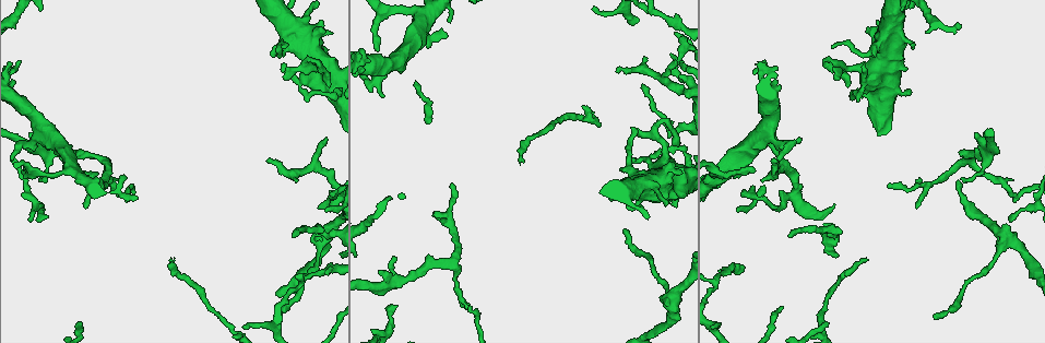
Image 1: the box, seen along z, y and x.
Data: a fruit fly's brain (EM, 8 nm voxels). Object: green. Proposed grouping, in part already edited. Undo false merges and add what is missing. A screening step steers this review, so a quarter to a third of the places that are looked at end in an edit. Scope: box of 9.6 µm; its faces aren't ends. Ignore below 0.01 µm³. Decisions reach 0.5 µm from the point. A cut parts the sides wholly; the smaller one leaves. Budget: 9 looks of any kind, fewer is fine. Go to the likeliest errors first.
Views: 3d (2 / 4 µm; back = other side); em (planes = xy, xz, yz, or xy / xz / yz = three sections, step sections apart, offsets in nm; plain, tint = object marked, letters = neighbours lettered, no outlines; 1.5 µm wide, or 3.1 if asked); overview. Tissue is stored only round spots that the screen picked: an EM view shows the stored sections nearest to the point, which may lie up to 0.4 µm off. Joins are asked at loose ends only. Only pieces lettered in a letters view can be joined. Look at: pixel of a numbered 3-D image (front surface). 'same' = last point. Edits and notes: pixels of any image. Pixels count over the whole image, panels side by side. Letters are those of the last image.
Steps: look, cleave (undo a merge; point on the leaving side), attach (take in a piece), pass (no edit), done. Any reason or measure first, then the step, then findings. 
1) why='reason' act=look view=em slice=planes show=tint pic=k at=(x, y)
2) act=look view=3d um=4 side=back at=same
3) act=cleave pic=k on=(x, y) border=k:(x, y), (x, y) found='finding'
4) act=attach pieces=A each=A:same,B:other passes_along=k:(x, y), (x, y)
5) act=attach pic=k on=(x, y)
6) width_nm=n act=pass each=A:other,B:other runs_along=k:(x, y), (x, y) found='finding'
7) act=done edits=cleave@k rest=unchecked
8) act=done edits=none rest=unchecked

why='branch stops here' act=look view=em slice=yz step=8 show=tint pic=1 at=(762, 62)

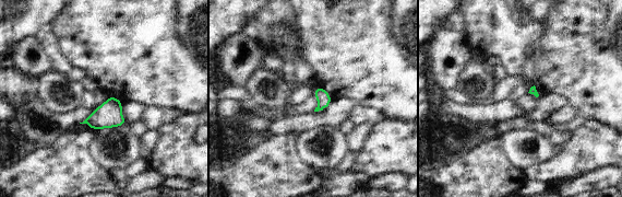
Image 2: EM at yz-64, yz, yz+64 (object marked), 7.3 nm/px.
act=look view=em slice=planes show=letters at=same

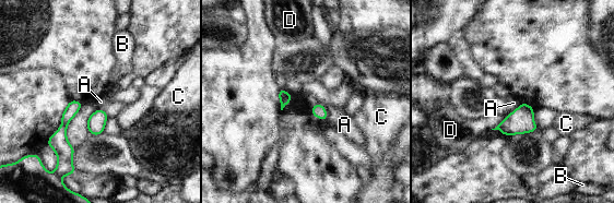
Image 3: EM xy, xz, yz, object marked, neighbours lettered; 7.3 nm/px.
longest_contact=D:170nm act=pass each=A:other,B:other,C:other,D:other found='none of them fits'

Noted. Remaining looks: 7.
why='an open end' act=look view=3d um=4 pic=1 at=(48, 217)

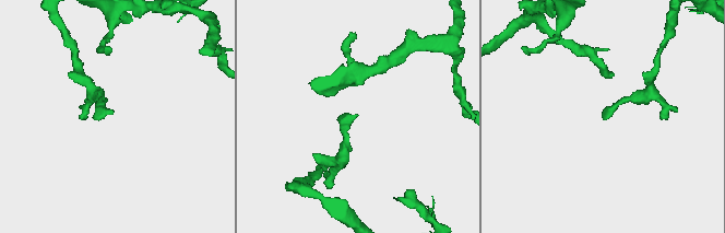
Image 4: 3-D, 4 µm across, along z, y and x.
act=look view=em slice=planes show=tint pic=4 at=(356, 116)

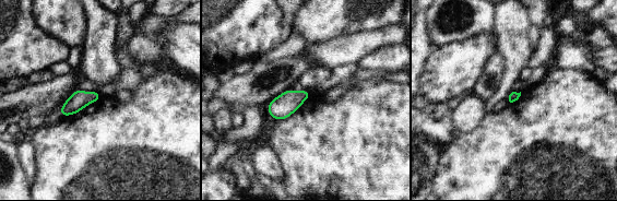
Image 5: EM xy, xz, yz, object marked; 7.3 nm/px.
act=look view=em slice=planes show=letters at=same

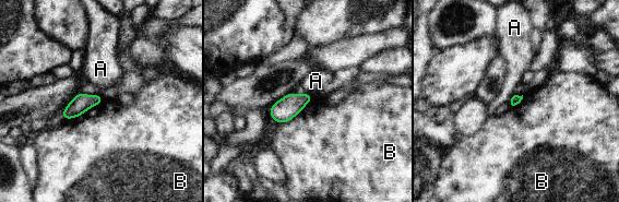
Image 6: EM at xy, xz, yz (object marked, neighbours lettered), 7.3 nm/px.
longest_contact=B:340nm act=pass each=A:other,B:other border=6:(103, 99), (78, 116), (62, 118) found='no lettered piece goes on from it'

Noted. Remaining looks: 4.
why='sharp bend' act=look view=em slice=yz step=4 show=tint pic=1 at=(786, 144)

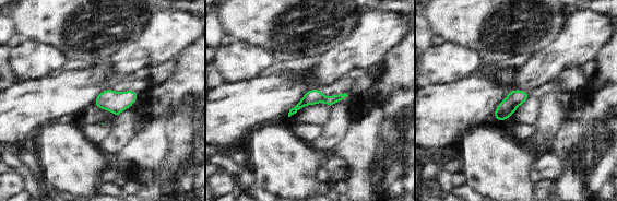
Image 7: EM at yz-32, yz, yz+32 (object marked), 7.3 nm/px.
act=look view=em slice=planes show=tint at=same

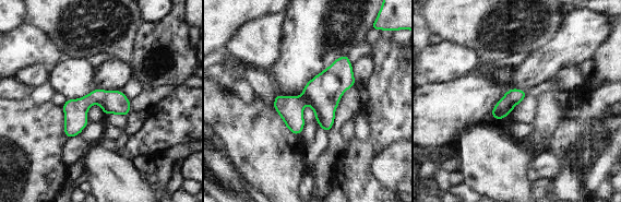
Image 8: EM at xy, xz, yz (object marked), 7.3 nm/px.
why='what lies round it' act=look view=em slice=planes show=letters at=same

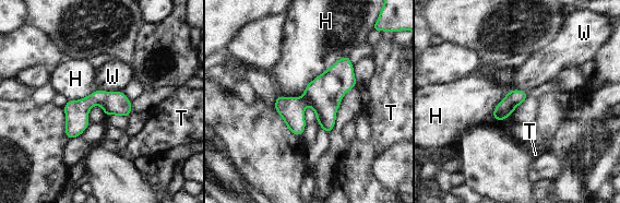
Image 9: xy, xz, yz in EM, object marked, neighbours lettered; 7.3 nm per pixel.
act=pass each=H:other,T:other,W:other runs_along=9:(128, 103), (91, 100), (69, 134) found='continuous, no second neuron'

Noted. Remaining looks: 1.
act=done edits=none rest=unchecked

